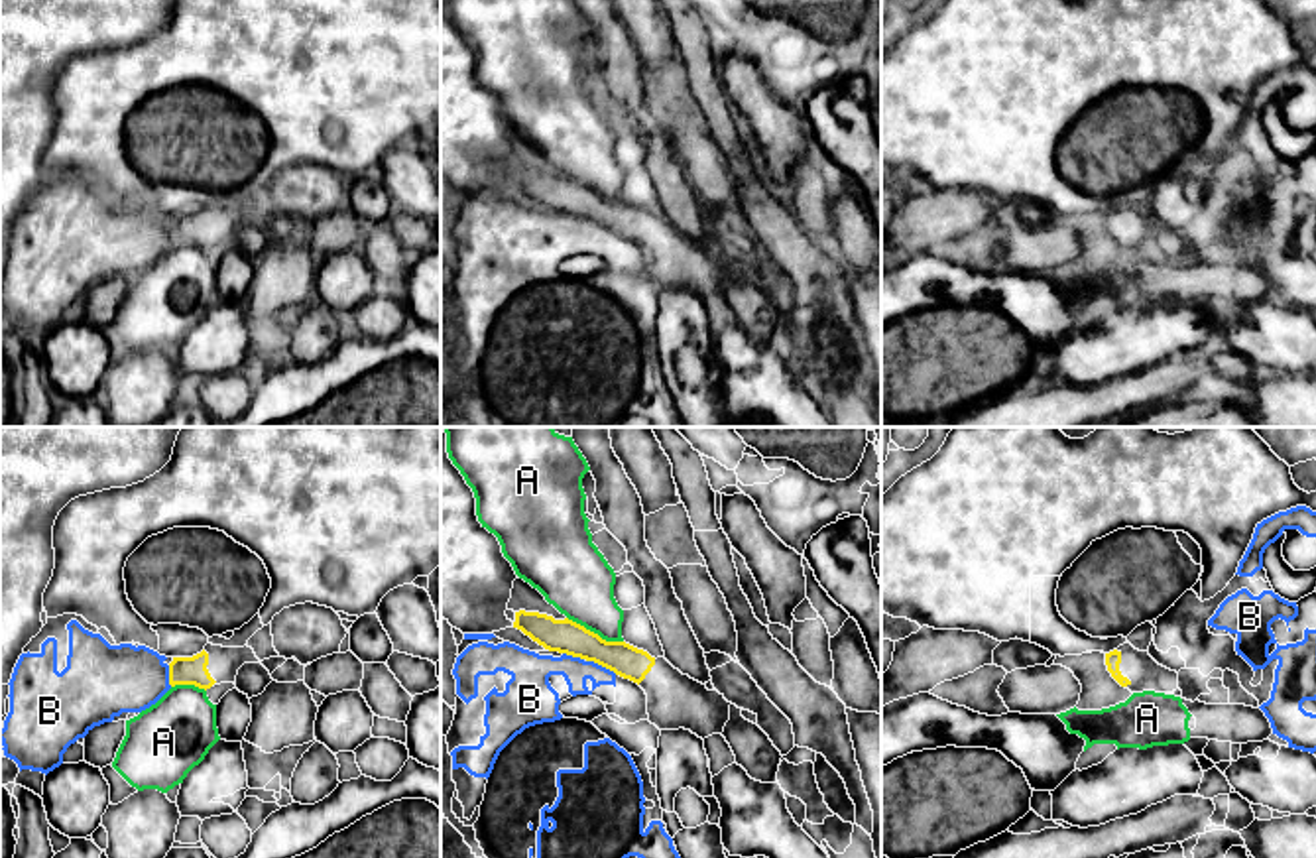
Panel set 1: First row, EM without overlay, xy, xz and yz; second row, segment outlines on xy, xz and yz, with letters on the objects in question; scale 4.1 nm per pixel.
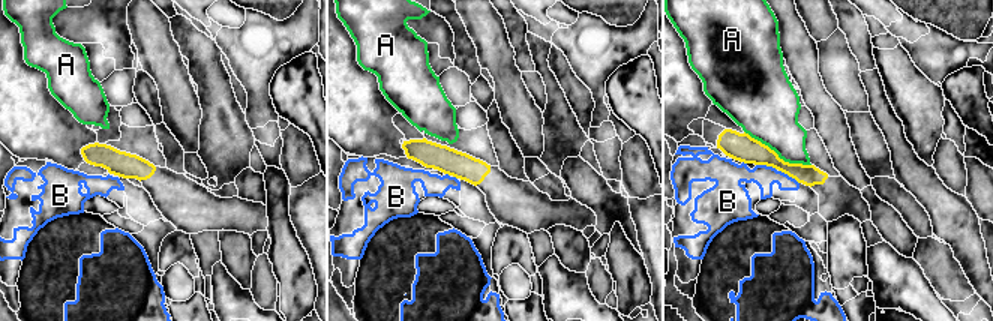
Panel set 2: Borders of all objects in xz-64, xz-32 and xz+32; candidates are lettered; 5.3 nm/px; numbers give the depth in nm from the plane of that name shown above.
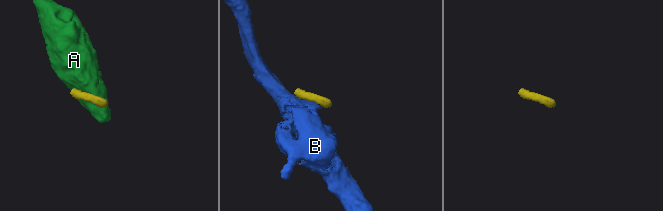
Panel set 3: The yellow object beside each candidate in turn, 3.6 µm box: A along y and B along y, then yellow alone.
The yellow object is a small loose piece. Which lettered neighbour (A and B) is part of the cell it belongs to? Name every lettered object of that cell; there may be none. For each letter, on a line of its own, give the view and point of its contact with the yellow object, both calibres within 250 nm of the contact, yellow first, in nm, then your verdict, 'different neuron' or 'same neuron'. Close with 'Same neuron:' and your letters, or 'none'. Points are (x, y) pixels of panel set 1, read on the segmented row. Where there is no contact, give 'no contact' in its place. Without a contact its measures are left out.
A: xz (593, 632) | 140/300 nm | different neuron
B: xz (602, 666) | 140/110 nm | different neuron
Same neuron: none

